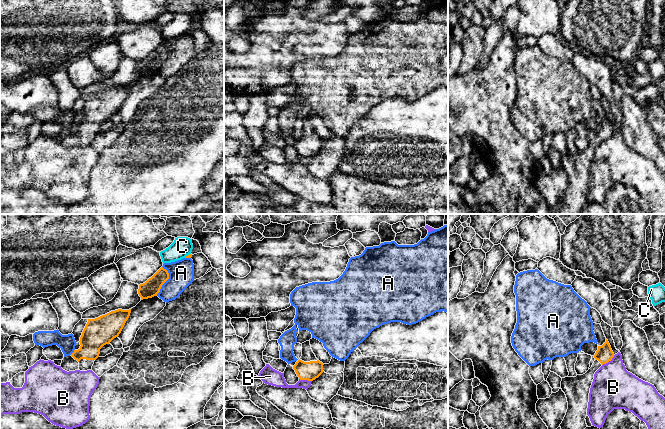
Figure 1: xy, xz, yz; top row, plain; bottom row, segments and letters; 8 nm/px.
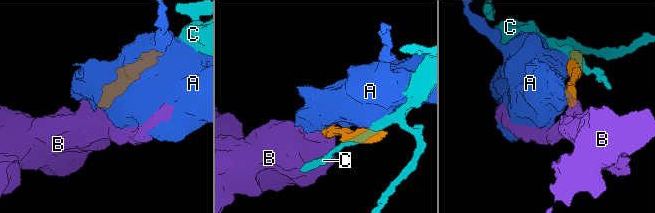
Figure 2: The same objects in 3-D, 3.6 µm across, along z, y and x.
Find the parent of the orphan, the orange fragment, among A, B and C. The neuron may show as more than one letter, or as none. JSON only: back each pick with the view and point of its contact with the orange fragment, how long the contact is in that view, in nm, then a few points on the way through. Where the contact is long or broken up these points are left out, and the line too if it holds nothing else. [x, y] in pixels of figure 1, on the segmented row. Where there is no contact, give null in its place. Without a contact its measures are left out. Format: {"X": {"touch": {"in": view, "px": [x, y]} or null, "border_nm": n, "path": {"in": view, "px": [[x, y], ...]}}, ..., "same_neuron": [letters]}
{"same_neuron": []}

